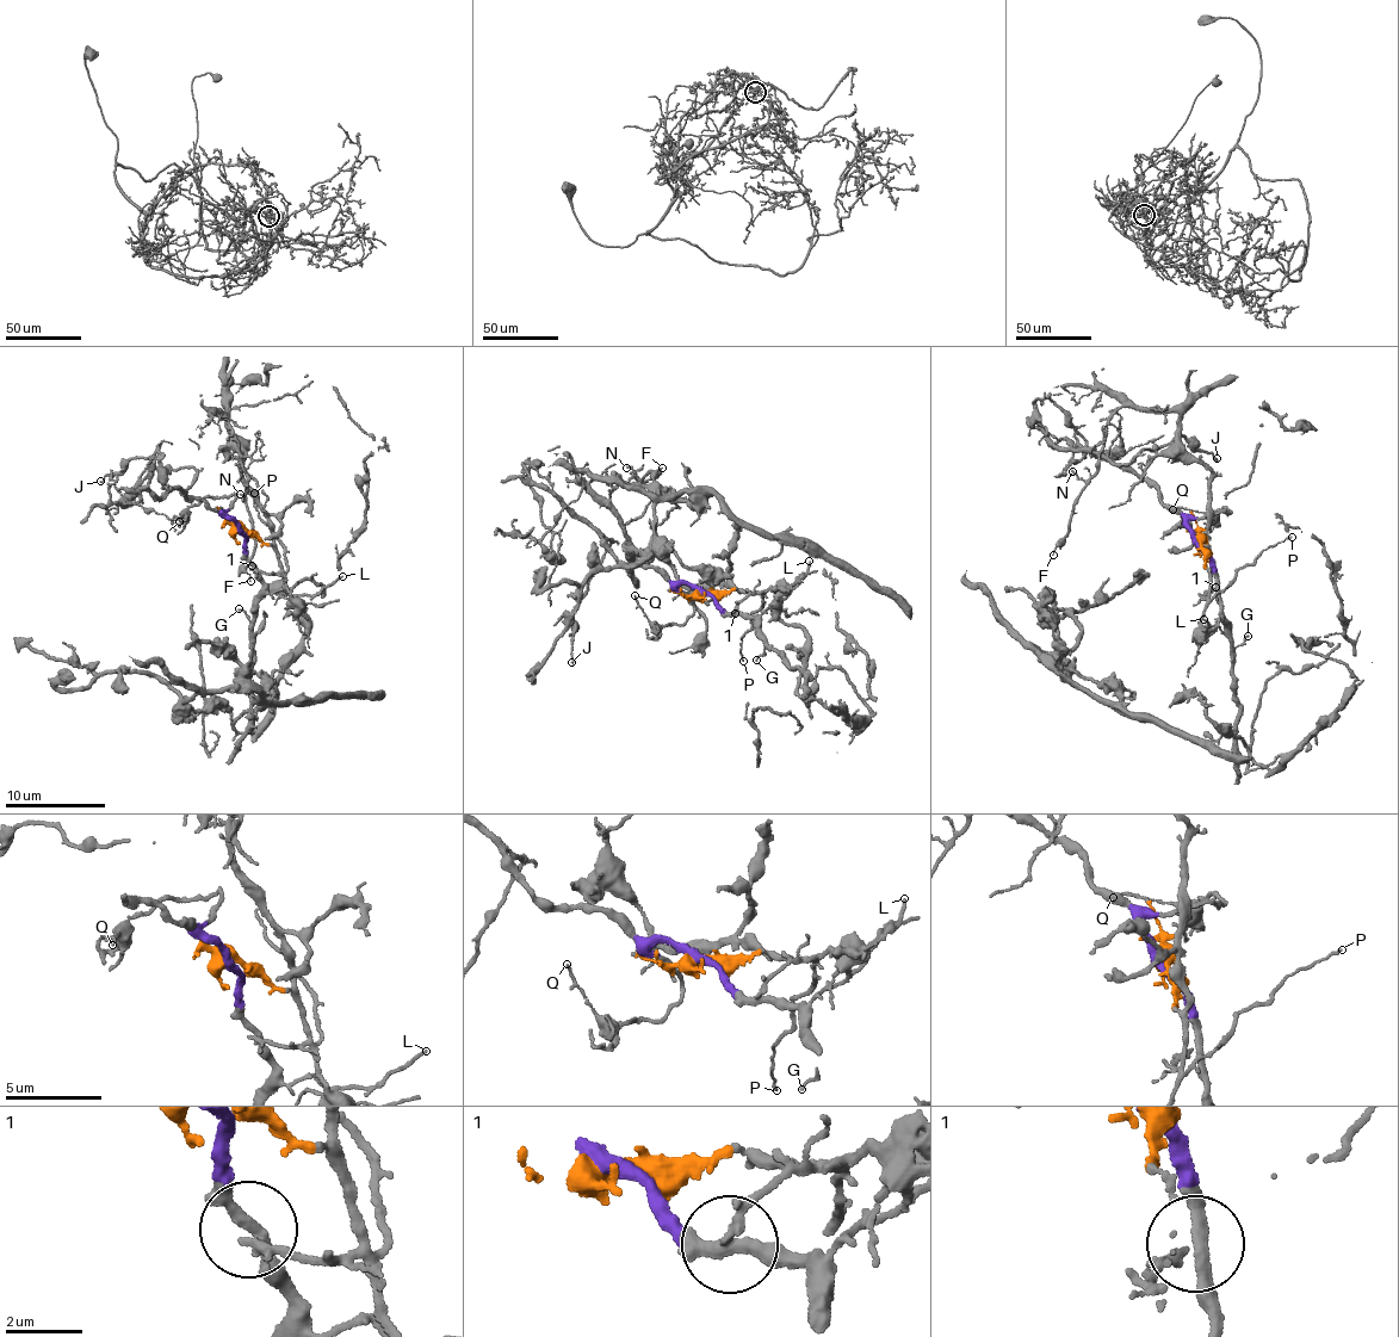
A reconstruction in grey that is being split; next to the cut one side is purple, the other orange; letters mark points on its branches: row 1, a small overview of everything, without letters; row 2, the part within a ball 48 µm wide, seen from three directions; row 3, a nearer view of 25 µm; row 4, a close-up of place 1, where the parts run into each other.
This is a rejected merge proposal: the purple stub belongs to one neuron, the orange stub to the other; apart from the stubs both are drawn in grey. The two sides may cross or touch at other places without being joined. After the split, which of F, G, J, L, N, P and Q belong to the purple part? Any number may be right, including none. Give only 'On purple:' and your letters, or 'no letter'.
On purple: G, J, L, Q

